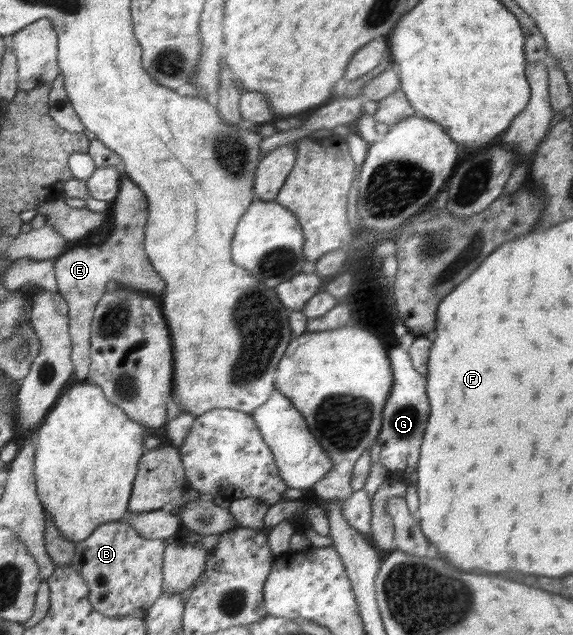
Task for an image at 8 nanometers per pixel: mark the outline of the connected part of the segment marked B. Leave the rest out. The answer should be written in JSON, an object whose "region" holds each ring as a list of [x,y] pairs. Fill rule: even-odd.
{"region":[[[125,520],[110,521],[96,528],[75,547],[70,565],[89,585],[94,609],[107,617],[137,616],[144,619],[150,605],[163,593],[164,541],[150,540],[137,533]]]}

